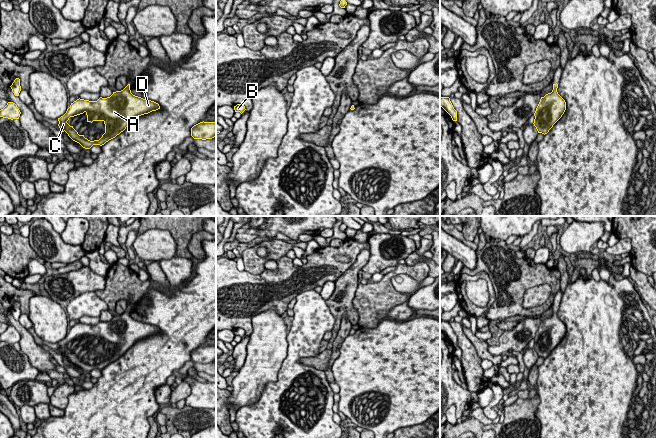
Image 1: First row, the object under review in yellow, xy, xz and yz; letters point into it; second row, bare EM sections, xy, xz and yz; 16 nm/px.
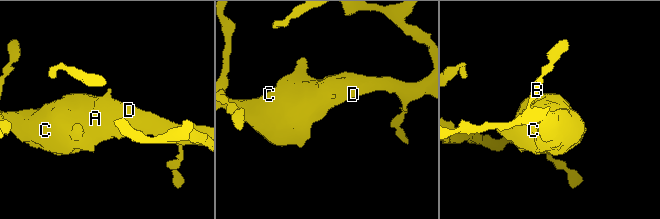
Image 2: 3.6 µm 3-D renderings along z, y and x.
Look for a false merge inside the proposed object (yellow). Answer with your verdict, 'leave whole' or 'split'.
leave whole

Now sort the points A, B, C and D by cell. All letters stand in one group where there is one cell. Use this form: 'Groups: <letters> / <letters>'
Groups: A B C D

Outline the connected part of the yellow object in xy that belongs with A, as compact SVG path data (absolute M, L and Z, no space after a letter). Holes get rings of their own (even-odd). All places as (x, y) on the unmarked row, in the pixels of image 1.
M128 308L123 314L113 316L107 322L100 321L97 325L77 323L71 327L66 337L58 342L58 350L73 365L79 367L85 373L90 373L93 369L102 370L115 362L138 340L158 333L160 333L158 327L133 319L130 314L130 308ZM84 336L87 339L87 346L104 346L105 357L99 364L88 364L84 359L79 359L73 350L67 347L70 341L83 338Z

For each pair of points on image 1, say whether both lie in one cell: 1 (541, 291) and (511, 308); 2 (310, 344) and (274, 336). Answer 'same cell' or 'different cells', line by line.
1: different cells
2: different cells

